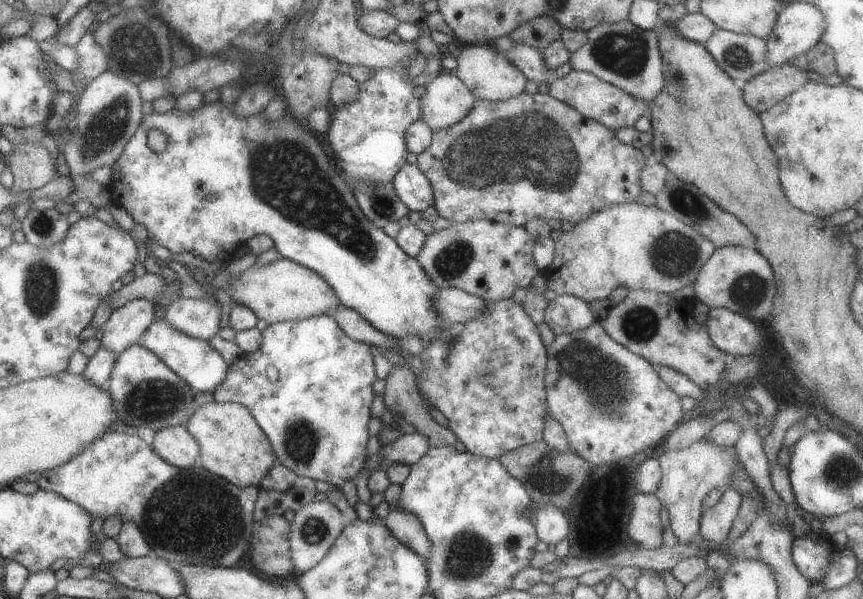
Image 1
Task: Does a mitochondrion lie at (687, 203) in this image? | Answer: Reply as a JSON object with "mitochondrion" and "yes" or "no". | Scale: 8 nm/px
{"mitochondrion":"yes"}

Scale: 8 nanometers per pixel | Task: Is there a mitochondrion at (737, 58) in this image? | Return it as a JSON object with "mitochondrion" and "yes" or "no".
{"mitochondrion":"yes"}

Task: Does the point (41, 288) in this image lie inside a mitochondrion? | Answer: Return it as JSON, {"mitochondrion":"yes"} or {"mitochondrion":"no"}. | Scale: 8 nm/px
{"mitochondrion":"yes"}

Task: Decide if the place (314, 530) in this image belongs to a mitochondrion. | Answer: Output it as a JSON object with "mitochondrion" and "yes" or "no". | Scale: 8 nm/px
{"mitochondrion":"yes"}

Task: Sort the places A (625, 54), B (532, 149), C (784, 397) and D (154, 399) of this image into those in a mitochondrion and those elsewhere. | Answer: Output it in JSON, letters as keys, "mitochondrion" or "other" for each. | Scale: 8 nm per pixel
{"A":"mitochondrion","B":"mitochondrion","C":"other","D":"mitochondrion"}

